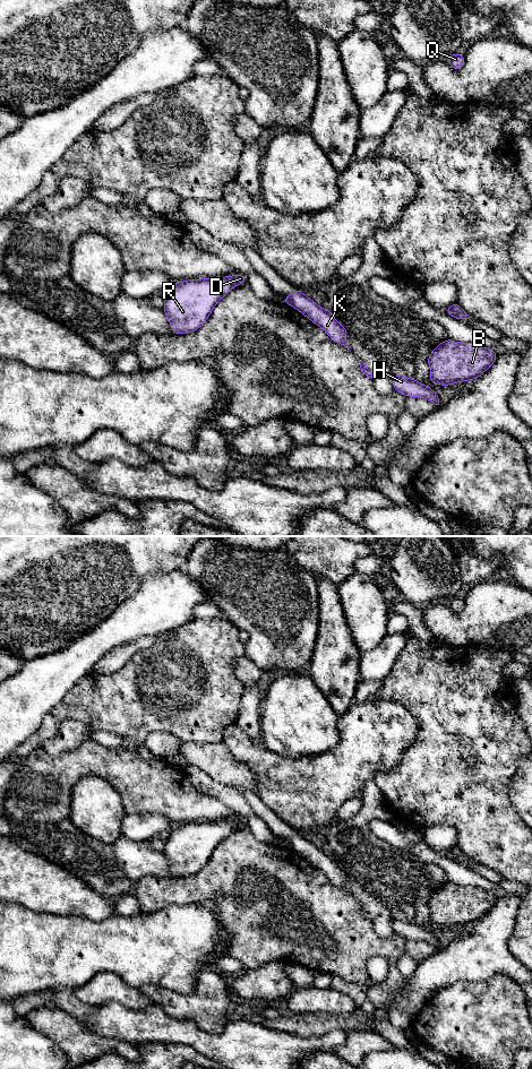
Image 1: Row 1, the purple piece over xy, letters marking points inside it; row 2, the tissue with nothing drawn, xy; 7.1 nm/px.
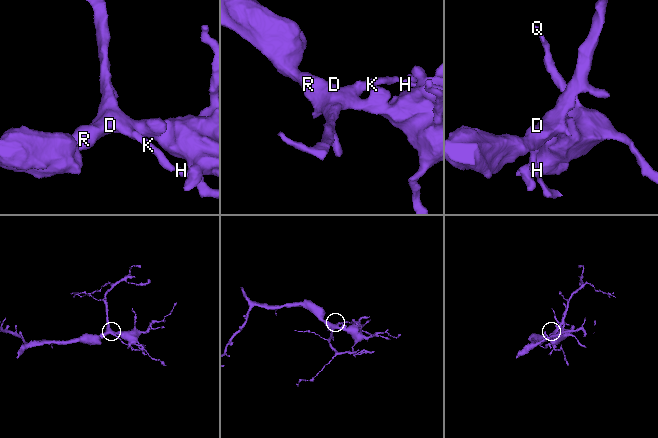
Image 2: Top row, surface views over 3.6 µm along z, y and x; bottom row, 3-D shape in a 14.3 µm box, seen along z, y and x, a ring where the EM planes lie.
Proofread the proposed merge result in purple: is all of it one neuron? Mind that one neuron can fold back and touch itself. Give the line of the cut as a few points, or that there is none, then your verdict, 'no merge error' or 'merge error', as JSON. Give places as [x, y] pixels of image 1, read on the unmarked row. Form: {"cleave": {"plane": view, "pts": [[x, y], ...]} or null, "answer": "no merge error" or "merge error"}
{"cleave": {"plane": "xy", "pts": [[288, 839], [291, 847]]}, "answer": "merge error"}

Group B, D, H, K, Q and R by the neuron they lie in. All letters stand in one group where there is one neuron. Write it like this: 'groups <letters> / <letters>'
groups B D Q R / H K

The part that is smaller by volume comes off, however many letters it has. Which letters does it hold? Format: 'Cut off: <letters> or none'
Cut off: H, K

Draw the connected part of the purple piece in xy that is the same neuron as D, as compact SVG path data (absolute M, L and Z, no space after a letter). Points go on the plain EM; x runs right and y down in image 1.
M242 818L174 826L164 838L163 850L173 877L197 873L208 862L215 847L241 826L246 826Z

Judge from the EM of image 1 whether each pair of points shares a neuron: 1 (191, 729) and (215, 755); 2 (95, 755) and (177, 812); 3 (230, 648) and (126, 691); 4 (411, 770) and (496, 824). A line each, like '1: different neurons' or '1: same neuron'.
1: different neurons
2: same neuron
3: same neuron
4: same neuron

